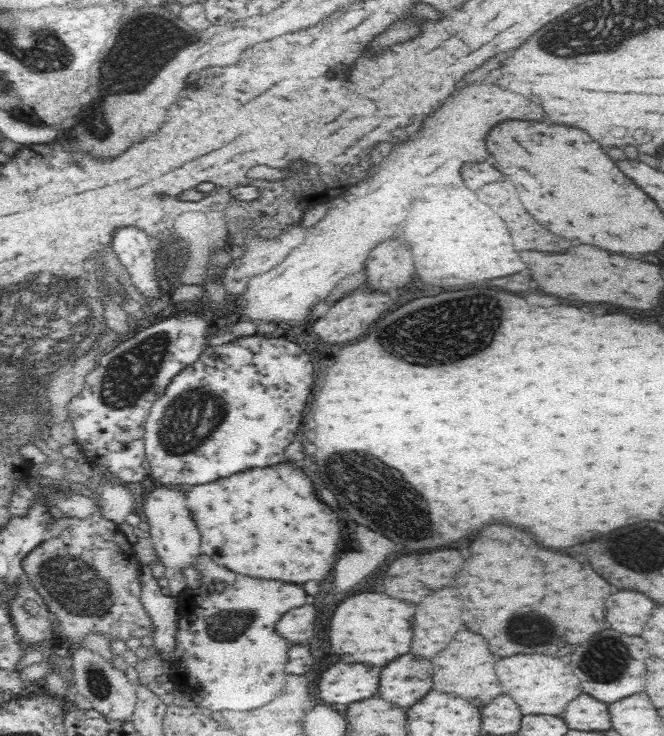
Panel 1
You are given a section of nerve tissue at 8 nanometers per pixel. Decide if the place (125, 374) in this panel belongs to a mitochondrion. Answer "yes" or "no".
yes

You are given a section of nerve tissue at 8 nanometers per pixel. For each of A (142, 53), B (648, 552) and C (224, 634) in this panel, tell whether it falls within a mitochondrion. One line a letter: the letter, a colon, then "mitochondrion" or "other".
A: mitochondrion
B: mitochondrion
C: mitochondrion

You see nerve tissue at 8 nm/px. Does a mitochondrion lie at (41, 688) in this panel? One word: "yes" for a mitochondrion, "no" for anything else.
no

